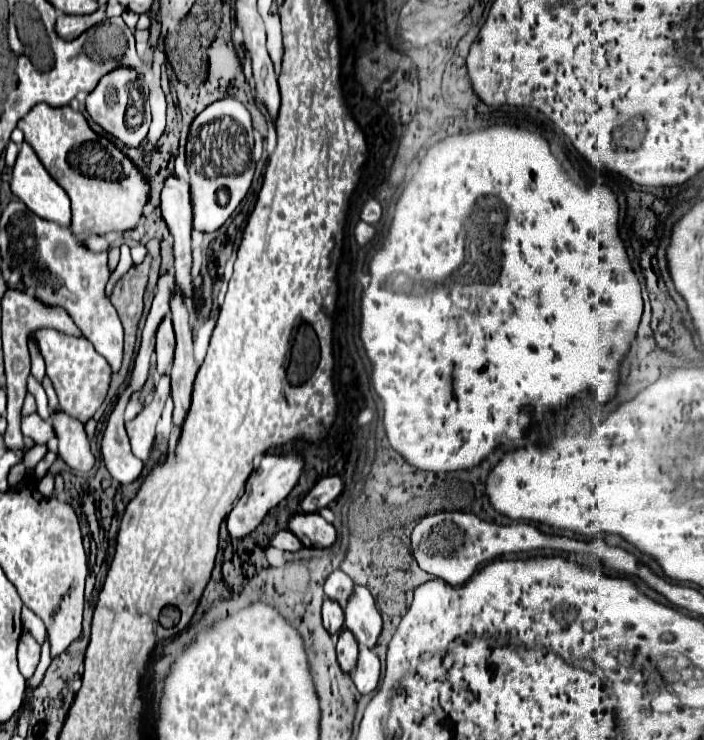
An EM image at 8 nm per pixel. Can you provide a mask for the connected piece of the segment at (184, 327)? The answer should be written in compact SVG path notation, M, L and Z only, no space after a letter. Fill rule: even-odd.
M175 286L175 292L169 300L171 306L171 318L176 338L174 361L170 370L171 396L173 396L173 432L169 438L169 446L173 446L179 440L181 434L181 420L187 416L189 398L191 398L191 386L198 371L194 355L192 332L189 326L191 306L187 306L187 300L183 300L183 294Z

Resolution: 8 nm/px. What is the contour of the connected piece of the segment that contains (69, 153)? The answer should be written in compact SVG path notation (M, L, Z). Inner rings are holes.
M37 104L25 118L19 120L17 126L23 130L25 142L35 150L45 170L69 196L71 230L79 236L93 236L135 228L143 206L149 200L149 184L145 176L123 156L123 152L117 150L111 140L97 136L79 112L71 110L71 106L63 108L67 110L51 108L49 104ZM45 150L51 150L49 158ZM59 156L67 158L67 164L61 168L51 164L53 158Z

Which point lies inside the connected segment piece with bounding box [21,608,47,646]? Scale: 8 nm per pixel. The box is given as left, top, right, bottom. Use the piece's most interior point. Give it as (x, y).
(34, 624)

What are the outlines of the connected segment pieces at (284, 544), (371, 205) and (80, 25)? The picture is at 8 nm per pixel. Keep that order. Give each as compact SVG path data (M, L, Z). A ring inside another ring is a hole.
M281 530L281 532L277 532L277 534L273 534L273 536L271 536L269 546L279 548L279 550L295 552L295 550L299 550L299 548L301 548L301 542L299 542L299 540L297 540L297 536L295 536L295 534L291 534L289 530Z
M369 198L367 202L363 202L359 218L363 222L367 222L367 224L375 224L381 218L381 206L379 206L379 202L375 198Z
M97 10L89 16L69 16L69 14L59 14L57 22L55 22L55 32L59 38L63 40L75 40L77 36L81 36L85 30L89 30L91 26L99 24L103 20L103 12Z

